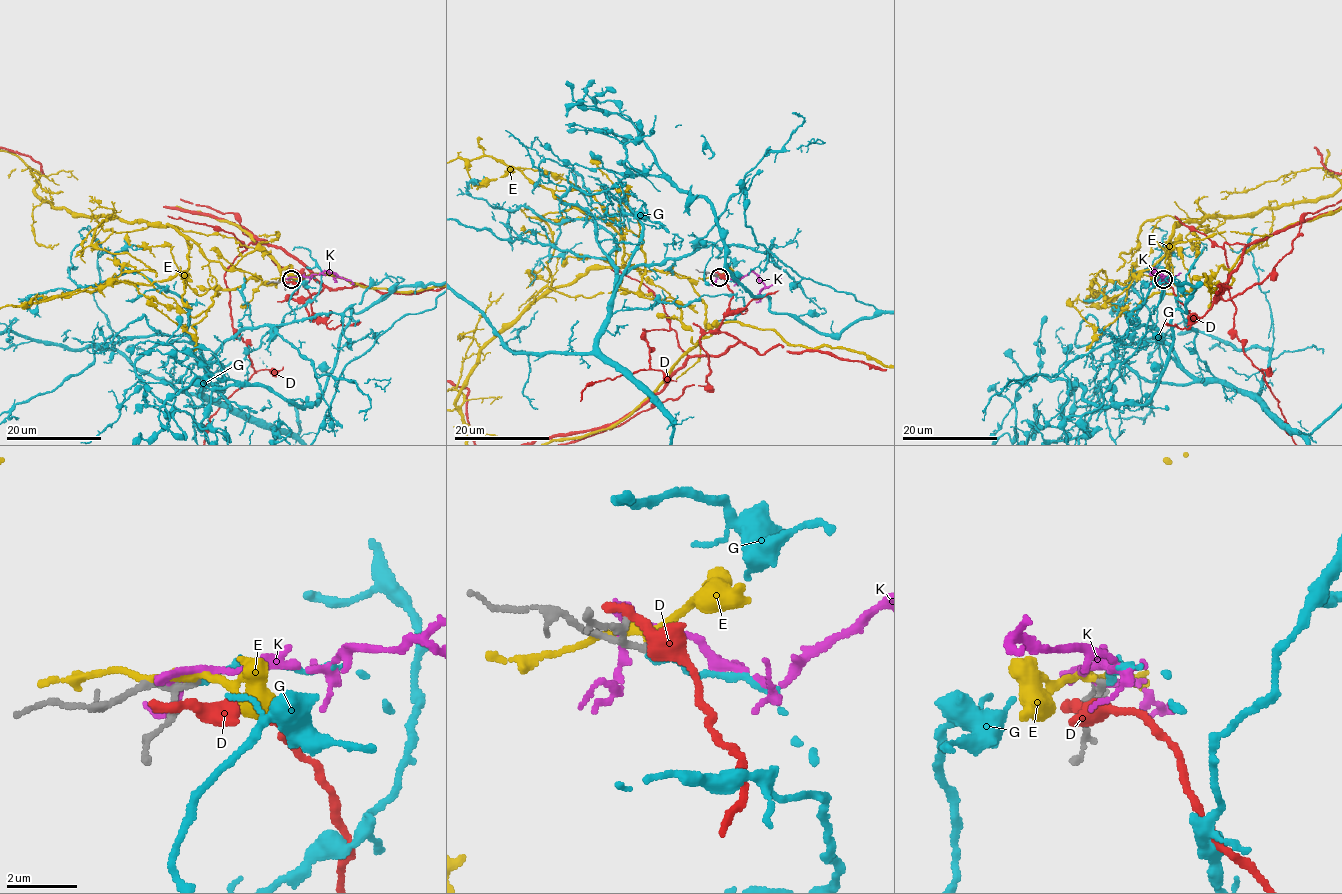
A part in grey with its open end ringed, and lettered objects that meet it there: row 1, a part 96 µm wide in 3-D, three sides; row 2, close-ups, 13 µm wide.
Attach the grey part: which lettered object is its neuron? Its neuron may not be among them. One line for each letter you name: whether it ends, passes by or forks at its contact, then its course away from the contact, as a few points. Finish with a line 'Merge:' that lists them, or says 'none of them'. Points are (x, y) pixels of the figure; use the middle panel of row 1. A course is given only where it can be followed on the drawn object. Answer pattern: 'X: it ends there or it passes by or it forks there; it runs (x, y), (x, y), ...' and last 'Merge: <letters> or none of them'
G: it ends there
Merge: G

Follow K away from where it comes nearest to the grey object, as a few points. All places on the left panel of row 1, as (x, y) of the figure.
K: (289, 279), (335, 273), (348, 279), (350, 284)

